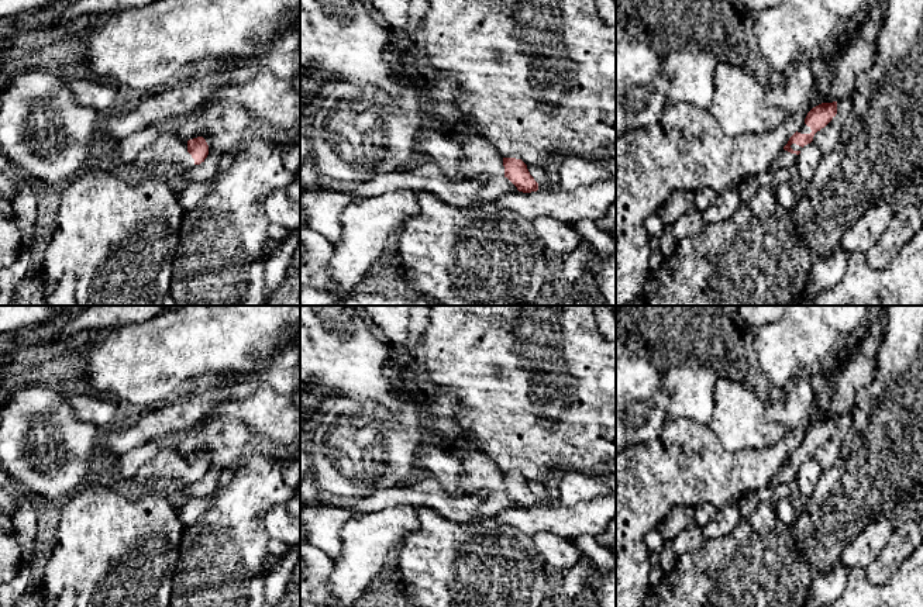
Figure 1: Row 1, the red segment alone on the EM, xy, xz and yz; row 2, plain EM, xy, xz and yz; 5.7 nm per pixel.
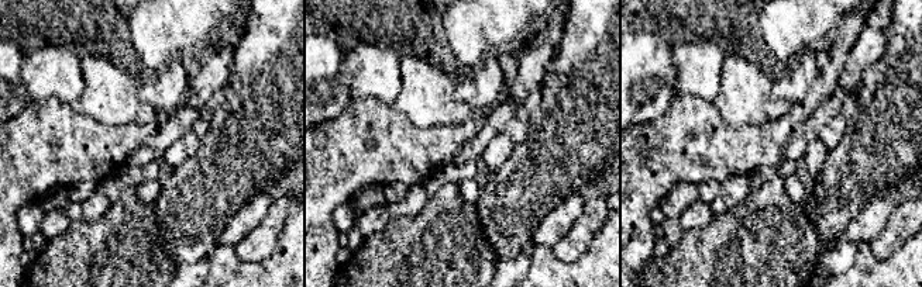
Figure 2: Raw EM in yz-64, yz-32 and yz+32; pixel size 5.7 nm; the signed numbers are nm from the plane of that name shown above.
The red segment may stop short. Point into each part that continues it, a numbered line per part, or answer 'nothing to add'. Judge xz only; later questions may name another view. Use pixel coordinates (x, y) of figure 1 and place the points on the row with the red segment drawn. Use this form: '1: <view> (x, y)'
1: xz (478, 158)

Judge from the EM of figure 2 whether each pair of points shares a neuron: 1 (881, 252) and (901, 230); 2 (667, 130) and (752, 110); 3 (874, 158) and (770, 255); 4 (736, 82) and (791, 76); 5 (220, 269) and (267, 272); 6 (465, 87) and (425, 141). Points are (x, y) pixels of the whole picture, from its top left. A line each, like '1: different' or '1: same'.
1: same
2: different
3: different
4: different
5: same
6: different

